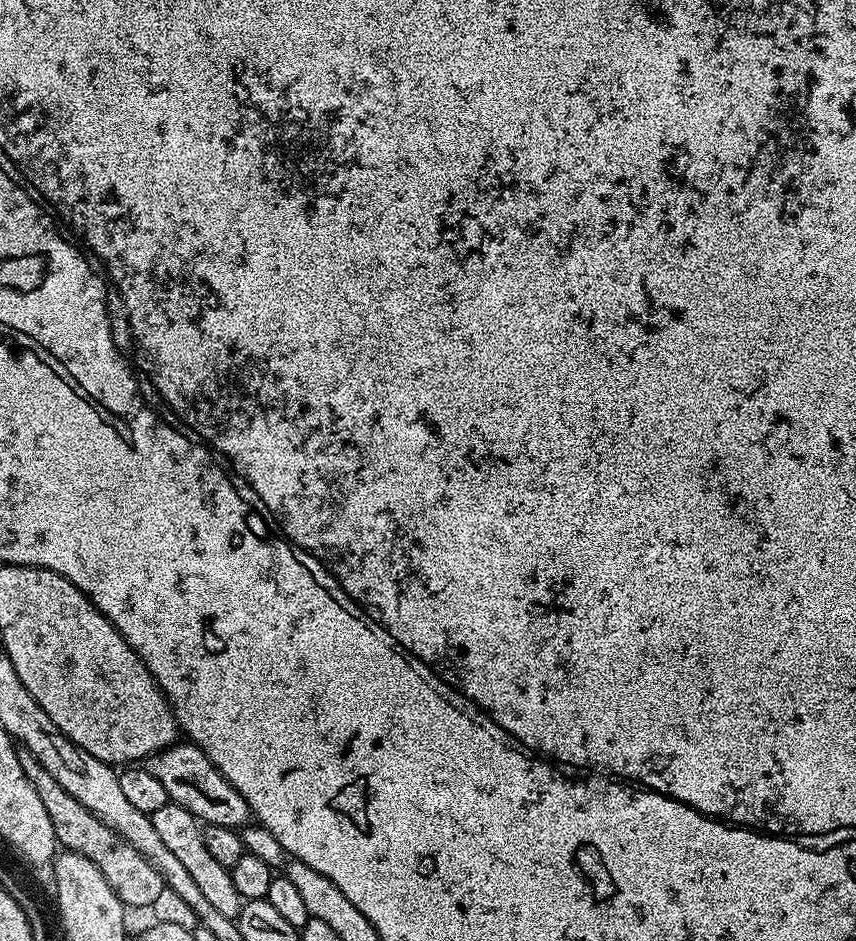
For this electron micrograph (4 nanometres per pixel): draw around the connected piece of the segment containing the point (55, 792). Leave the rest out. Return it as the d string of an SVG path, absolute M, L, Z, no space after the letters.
M17 747L16 753L26 778L30 778L30 786L34 786L34 790L38 790L38 798L42 798L42 806L54 826L57 845L61 849L90 858L90 862L94 862L94 866L102 870L102 878L110 882L110 890L114 890L125 909L148 908L151 904L158 903L160 895L165 895L166 885L156 867L145 856L138 854L138 850L134 850L130 842L123 840L117 832L110 830L110 826L106 826L97 816L90 814L90 810L86 810L86 806L78 802L78 798L66 794L66 790L58 786L57 780L46 771L42 762L38 762L38 758L34 758L34 754L30 754L30 750Z

